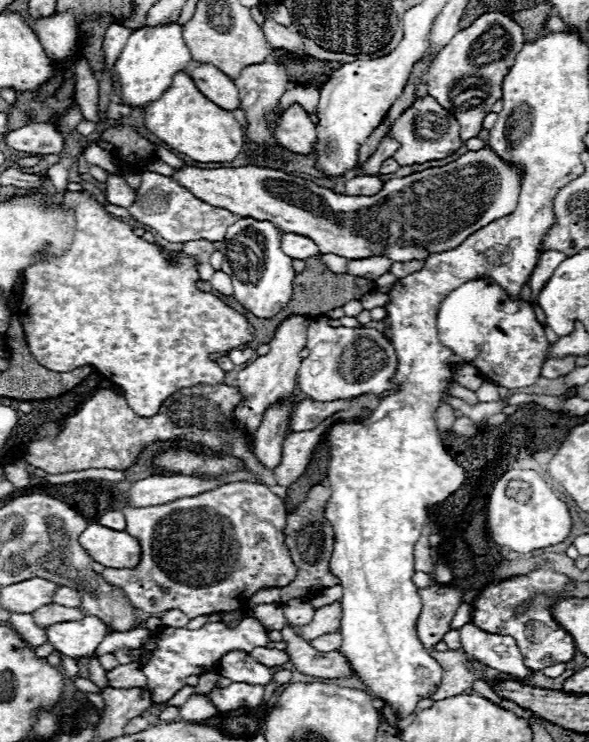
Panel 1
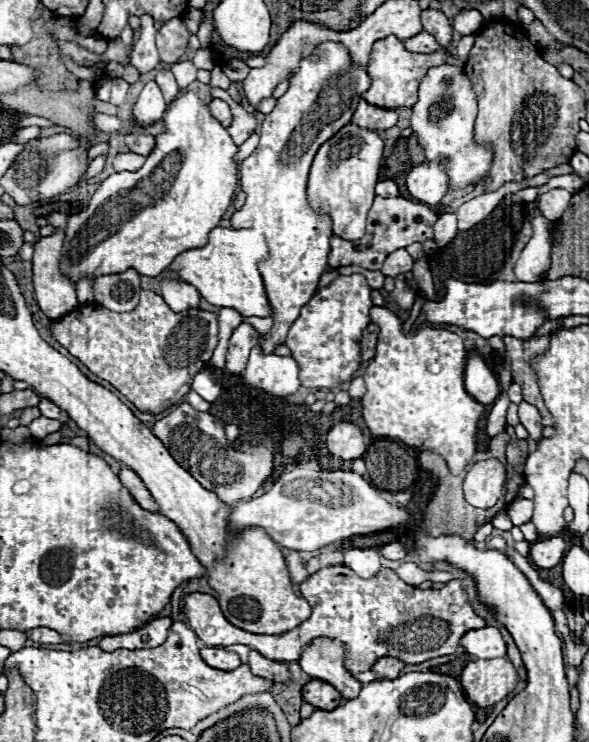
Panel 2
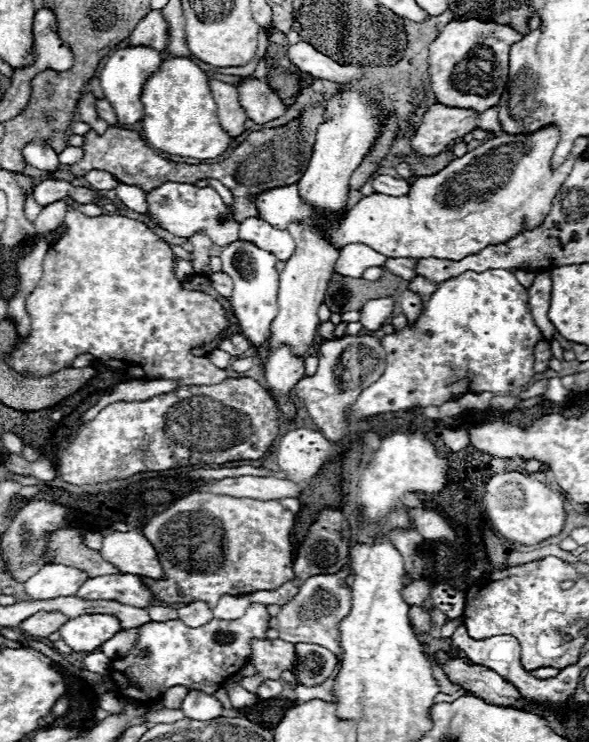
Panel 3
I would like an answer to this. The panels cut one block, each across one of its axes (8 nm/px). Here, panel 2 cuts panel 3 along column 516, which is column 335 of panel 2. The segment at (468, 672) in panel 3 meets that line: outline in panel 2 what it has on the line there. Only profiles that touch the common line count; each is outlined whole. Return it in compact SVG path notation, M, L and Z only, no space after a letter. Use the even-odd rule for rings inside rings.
M312 680L302 688L302 696L304 702L312 704L314 708L324 708L324 710L332 710L340 704L340 694L326 682L320 680Z

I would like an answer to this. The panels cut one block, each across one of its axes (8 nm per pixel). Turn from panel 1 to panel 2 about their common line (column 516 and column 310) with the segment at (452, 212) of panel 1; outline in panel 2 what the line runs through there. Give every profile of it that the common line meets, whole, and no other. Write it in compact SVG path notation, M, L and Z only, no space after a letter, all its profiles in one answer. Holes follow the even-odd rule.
M346 124L326 140L310 168L308 198L316 210L324 210L332 218L332 230L344 240L360 240L366 228L366 216L374 200L374 186L382 164L384 142L376 130L360 128L358 124Z

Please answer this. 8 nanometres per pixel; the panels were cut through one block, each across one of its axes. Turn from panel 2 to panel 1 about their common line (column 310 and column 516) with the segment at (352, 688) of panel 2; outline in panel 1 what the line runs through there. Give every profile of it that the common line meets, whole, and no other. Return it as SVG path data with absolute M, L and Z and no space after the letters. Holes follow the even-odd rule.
M466 624L460 628L460 640L464 652L480 664L518 678L532 676L532 670L524 666L522 652L512 636L488 634L478 630L474 624Z

